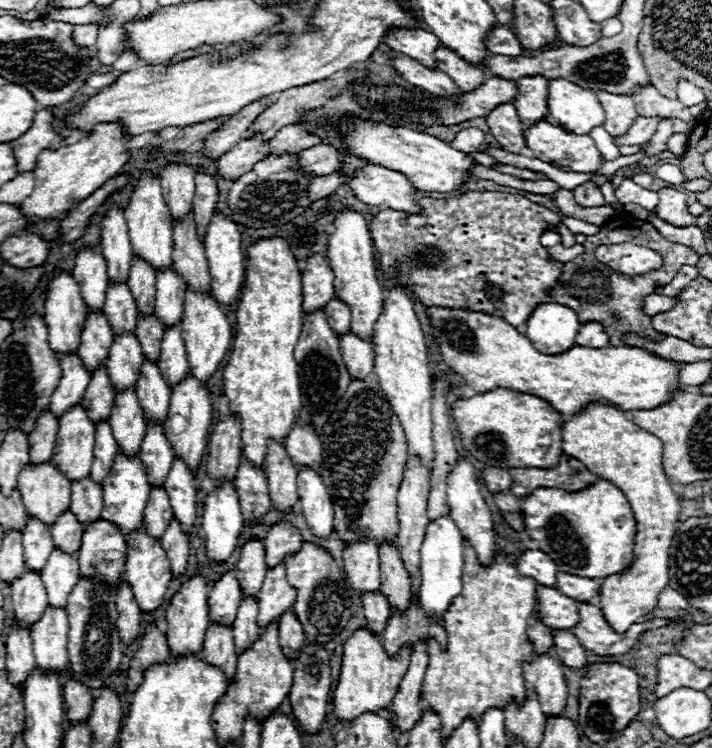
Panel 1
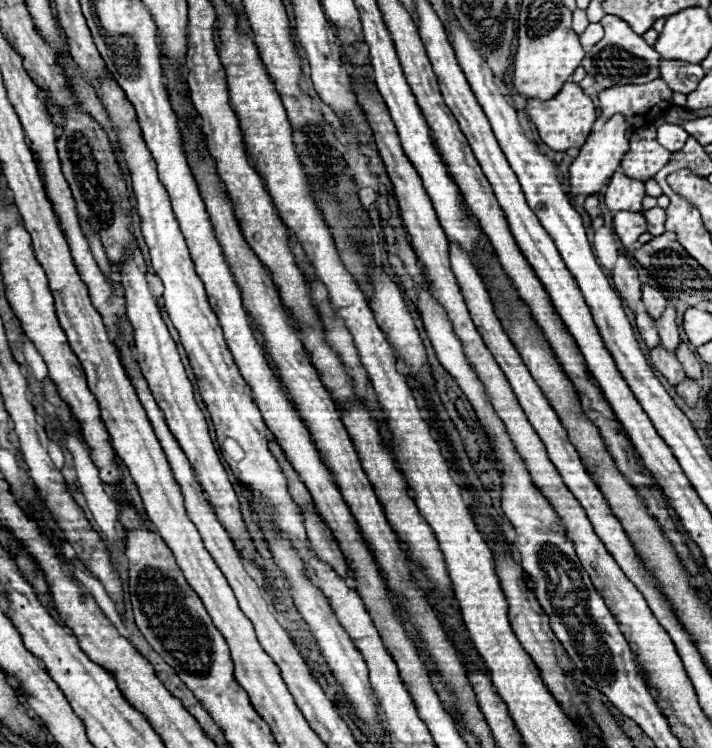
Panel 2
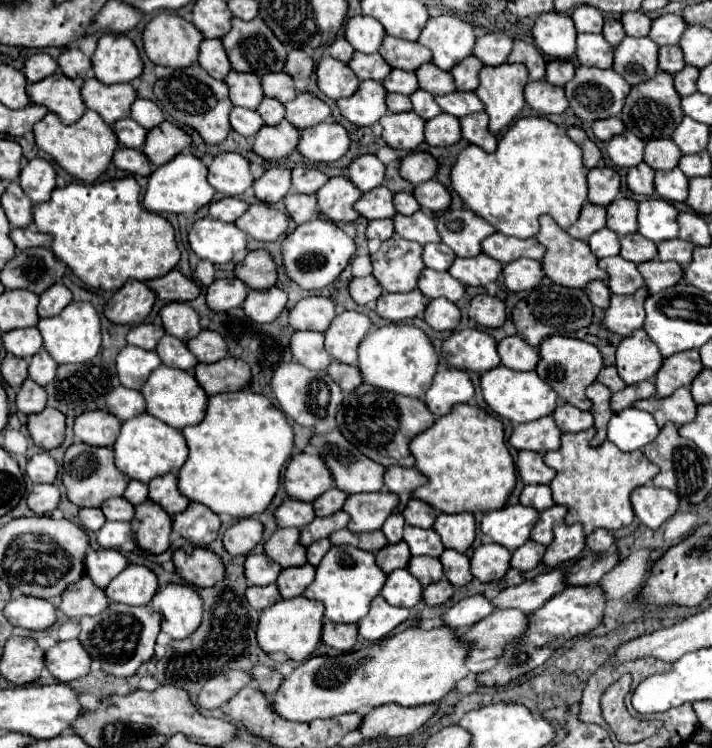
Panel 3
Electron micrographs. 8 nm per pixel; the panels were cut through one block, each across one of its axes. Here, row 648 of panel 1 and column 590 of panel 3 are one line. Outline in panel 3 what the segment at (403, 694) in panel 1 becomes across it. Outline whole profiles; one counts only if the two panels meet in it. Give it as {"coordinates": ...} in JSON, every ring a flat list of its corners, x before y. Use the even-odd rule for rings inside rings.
{"coordinates":[[558,404,556,412,552,416,562,432,580,432,594,424,594,418,590,412,578,410,572,404]]}

